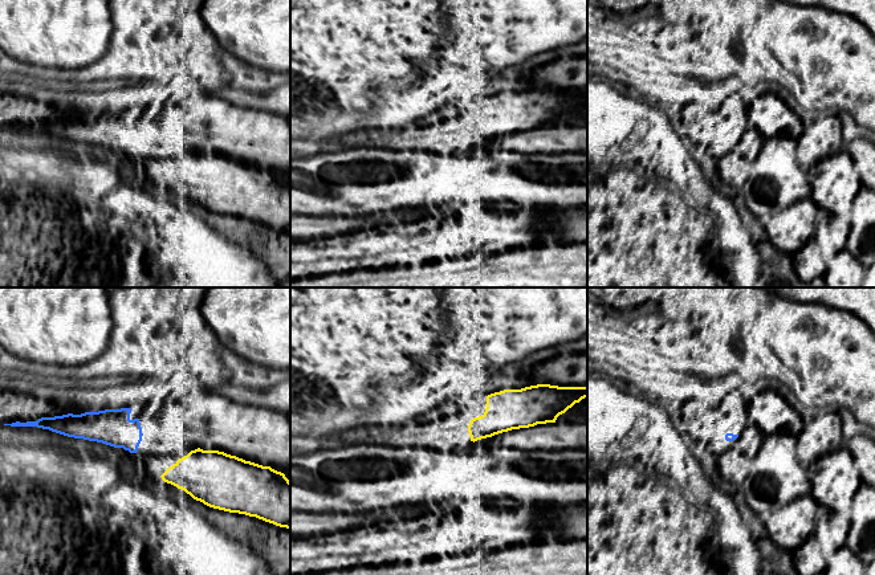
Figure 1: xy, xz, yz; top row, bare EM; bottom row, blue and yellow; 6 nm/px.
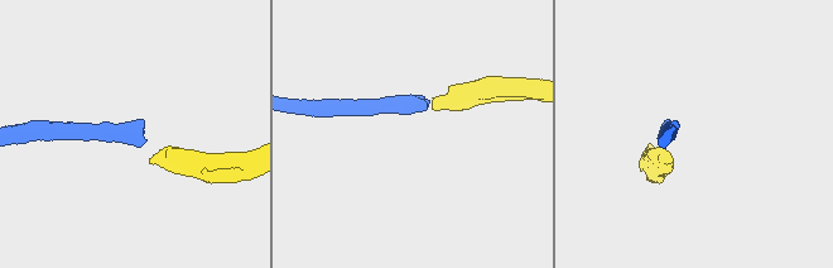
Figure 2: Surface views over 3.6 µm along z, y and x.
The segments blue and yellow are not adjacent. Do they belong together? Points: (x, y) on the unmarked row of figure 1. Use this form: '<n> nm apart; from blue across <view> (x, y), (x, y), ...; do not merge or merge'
200 nm apart; from blue across xy (137, 154), (162, 178); do not merge

